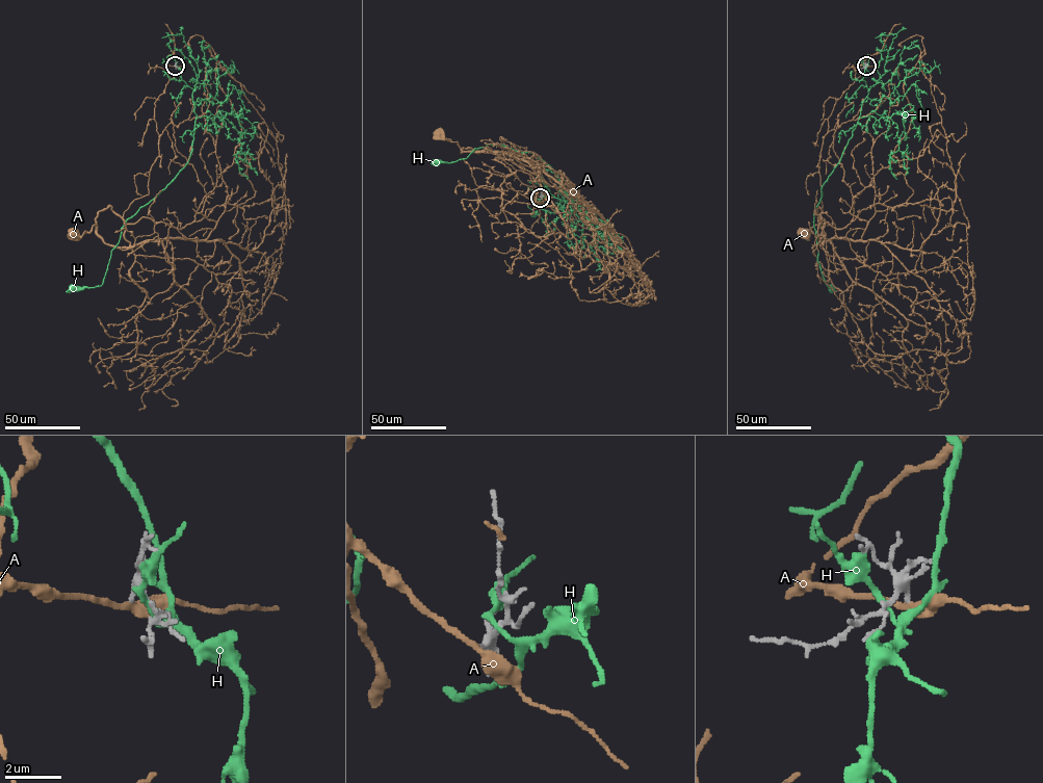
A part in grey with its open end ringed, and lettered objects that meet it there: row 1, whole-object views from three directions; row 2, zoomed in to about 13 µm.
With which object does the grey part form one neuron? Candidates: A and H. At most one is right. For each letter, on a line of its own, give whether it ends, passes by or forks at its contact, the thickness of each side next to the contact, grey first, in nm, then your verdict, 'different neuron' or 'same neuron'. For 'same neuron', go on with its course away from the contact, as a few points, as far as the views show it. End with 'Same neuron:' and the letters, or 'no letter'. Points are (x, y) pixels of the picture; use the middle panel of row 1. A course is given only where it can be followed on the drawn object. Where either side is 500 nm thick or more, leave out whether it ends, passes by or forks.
A: it passes by; calibres 240 and 360 nm; different neuron
H: it passes by; calibres 200 and 170 nm; different neuron
Same neuron: no letter

